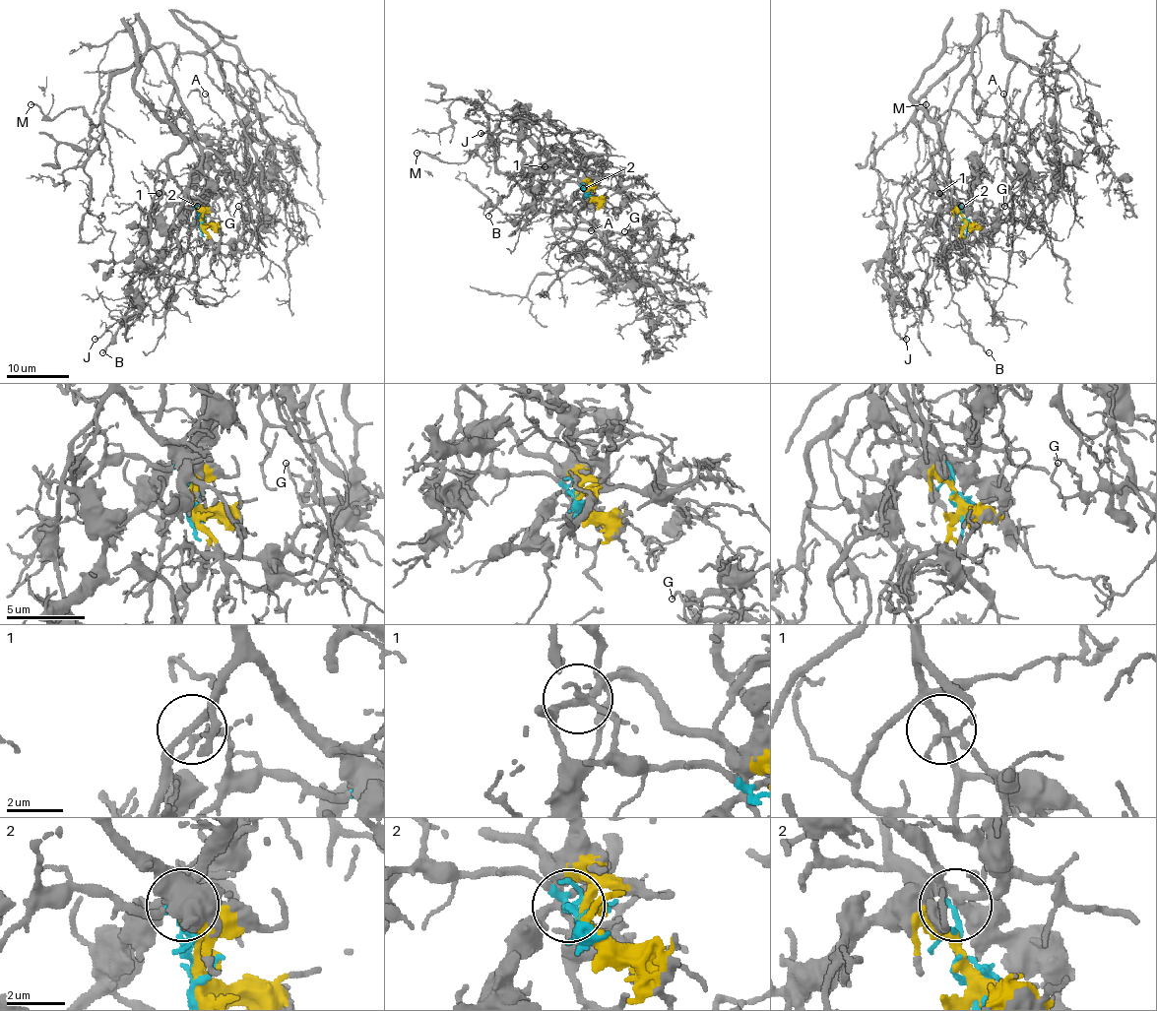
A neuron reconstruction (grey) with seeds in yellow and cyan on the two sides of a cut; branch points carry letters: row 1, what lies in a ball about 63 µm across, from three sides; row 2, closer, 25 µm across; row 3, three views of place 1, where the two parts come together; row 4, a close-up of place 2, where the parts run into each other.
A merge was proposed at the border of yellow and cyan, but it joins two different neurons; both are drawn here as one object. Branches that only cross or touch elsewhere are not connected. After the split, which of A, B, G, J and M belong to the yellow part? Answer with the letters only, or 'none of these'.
A, B, G, J

